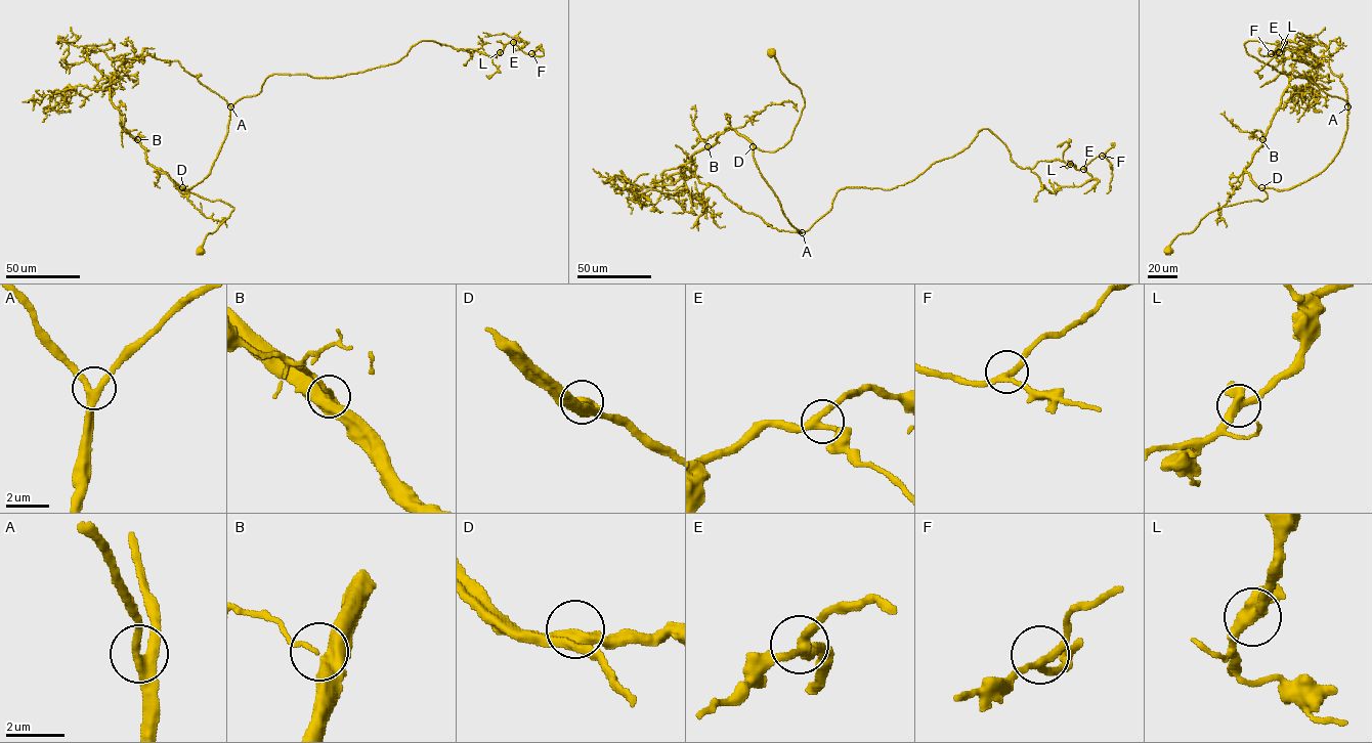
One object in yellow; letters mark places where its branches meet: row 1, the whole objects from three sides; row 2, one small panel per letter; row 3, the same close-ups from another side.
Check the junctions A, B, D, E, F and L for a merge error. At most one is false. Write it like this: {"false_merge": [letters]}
{"false_merge": []}

